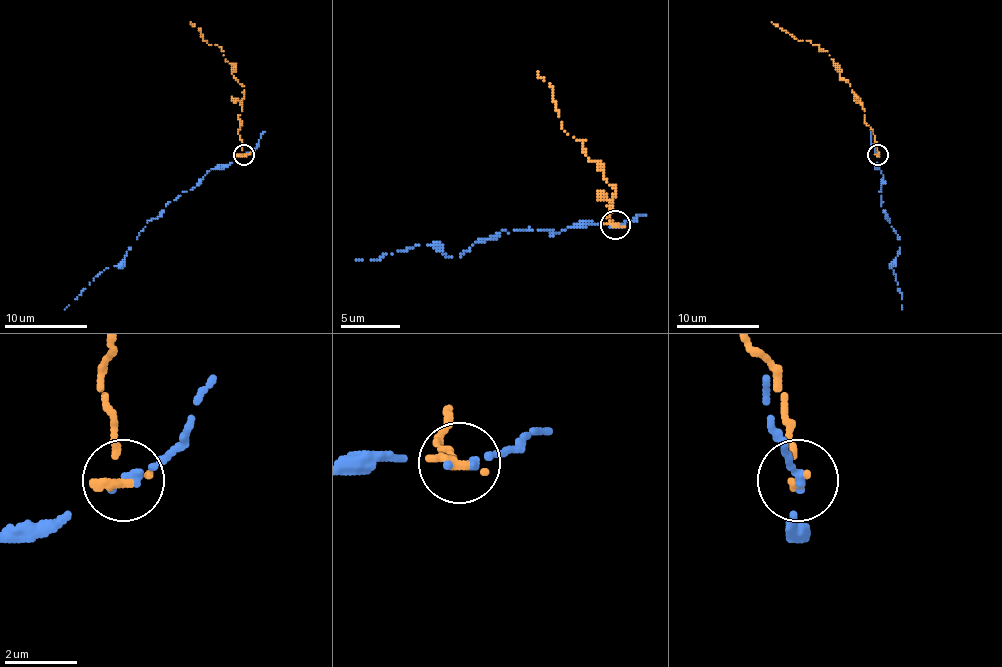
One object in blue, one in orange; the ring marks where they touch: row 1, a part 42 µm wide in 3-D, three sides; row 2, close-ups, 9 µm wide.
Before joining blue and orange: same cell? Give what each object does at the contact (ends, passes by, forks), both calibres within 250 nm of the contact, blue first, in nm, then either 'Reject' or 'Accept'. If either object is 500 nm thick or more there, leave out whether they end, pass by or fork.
At the ring blue ends. At the ring orange ends. Thickness 240 nm (blue) against 320 nm. Reject

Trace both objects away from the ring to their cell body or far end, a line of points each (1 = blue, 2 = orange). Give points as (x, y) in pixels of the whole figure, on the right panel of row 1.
1: (877, 154), (883, 183), (881, 204), (899, 239), (897, 255), (891, 266), (902, 295), (902, 309)
2: (877, 154), (873, 129), (864, 121), (862, 103), (840, 74), (827, 51), (782, 30), (771, 22)

